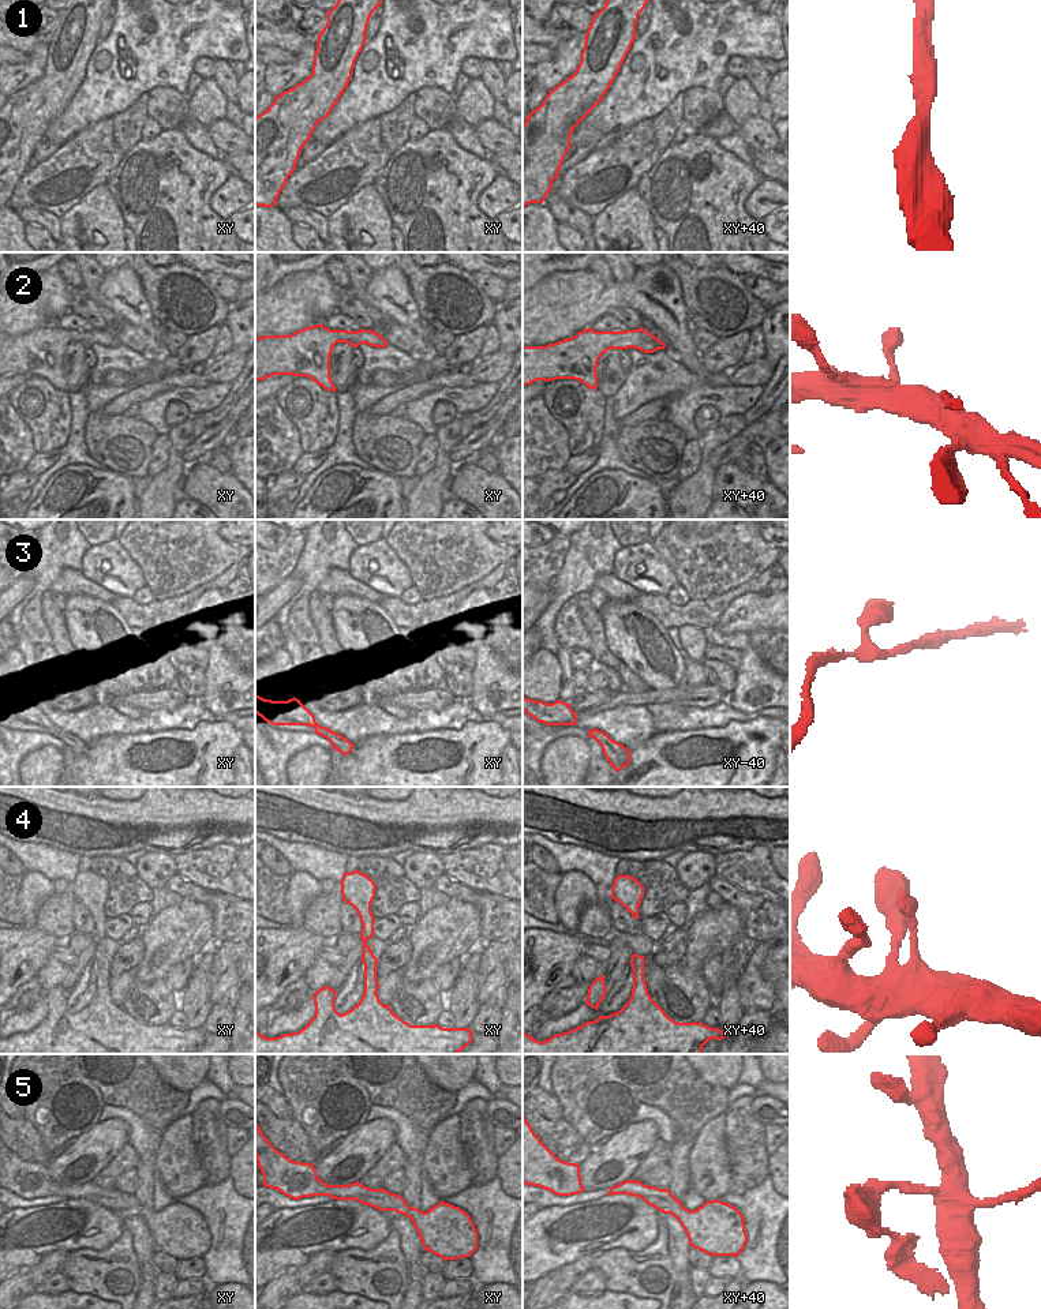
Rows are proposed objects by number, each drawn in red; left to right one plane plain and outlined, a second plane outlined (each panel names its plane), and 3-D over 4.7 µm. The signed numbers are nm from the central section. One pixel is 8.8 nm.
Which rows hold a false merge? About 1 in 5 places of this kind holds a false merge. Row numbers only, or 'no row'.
5

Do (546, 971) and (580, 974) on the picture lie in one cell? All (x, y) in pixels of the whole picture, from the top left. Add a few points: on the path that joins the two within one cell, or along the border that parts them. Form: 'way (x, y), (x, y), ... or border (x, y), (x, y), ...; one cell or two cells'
border (580, 955), (569, 974); two cells

